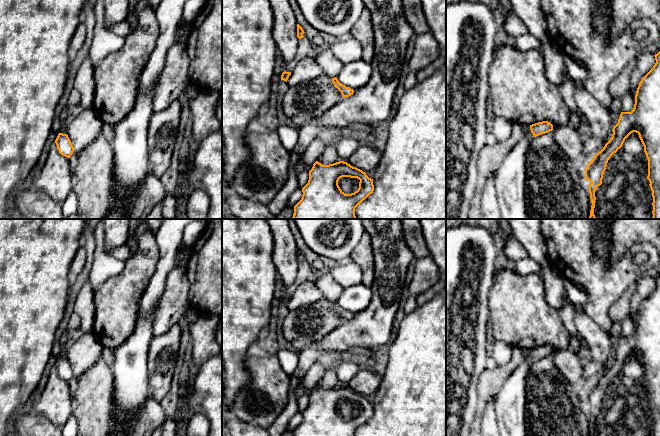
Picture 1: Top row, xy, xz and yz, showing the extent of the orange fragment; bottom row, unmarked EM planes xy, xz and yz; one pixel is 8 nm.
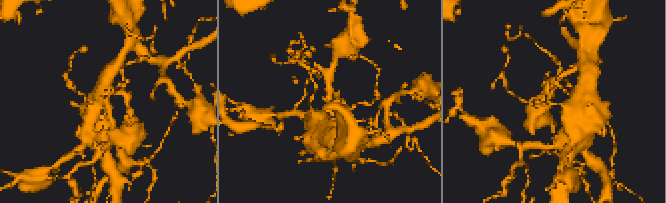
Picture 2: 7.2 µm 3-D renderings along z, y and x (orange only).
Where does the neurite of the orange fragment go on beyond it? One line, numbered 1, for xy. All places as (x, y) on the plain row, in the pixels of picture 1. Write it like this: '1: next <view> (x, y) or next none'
1: next none

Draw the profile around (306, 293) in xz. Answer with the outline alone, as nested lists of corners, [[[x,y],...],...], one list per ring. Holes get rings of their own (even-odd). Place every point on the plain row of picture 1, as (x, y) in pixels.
[[[304,282],[296,287],[296,291],[291,296],[287,307],[289,311],[304,305],[309,305],[323,299],[323,294],[313,282]]]

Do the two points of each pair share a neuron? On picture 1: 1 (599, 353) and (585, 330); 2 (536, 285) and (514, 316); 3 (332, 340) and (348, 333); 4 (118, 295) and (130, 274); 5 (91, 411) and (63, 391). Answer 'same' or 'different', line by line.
1: same
2: same
3: same
4: same
5: different

